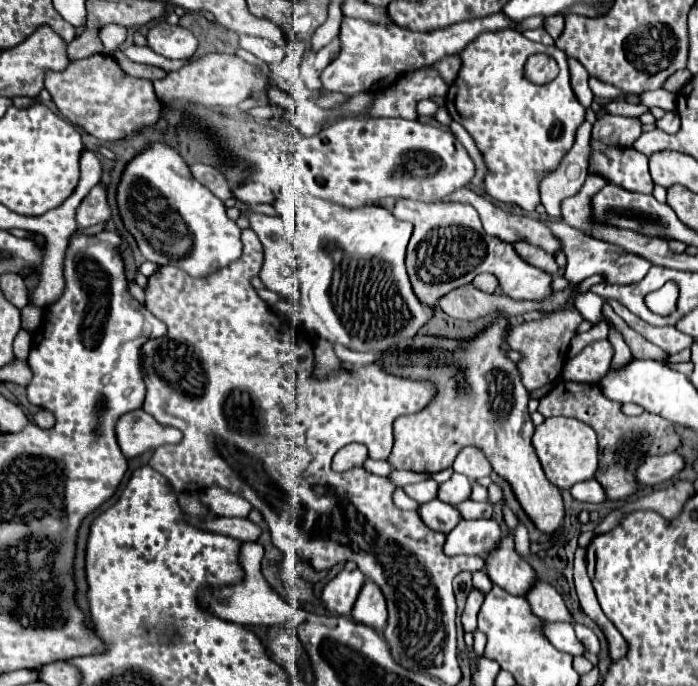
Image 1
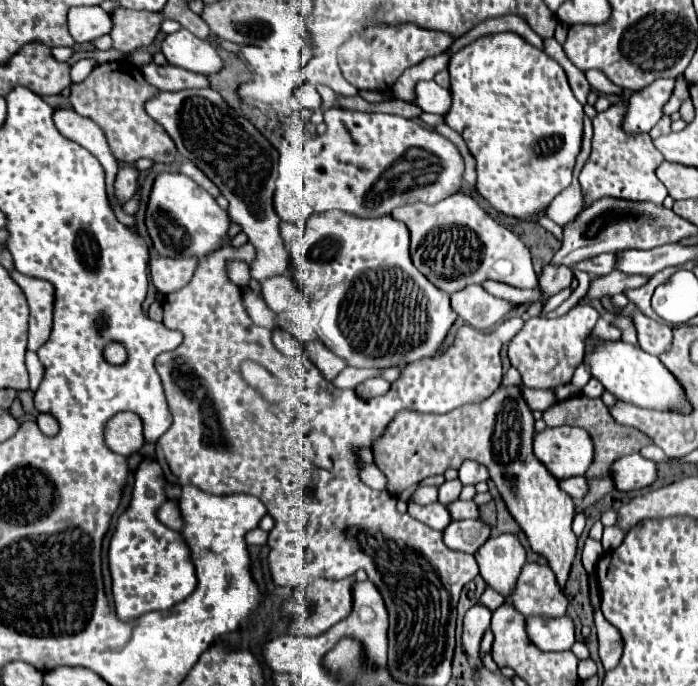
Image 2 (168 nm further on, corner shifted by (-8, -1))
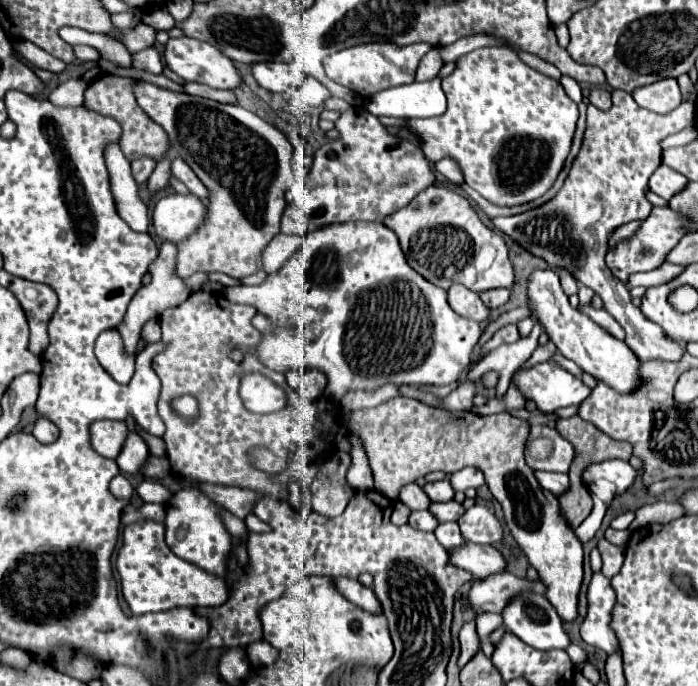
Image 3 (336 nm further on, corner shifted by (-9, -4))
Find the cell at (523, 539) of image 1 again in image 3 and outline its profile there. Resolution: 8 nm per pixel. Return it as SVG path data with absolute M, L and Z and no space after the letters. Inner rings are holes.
M503 571L503 573L489 575L485 579L475 579L471 583L467 601L475 615L499 613L499 611L503 611L503 603L507 603L507 597L511 599L511 595L515 595L515 591L523 591L523 589L533 589L533 591L545 593L545 585L541 581L519 579L519 577Z

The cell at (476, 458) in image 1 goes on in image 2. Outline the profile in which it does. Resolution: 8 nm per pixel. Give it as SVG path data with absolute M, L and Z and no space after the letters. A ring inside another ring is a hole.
M466 460L462 466L460 466L460 482L462 484L478 484L478 482L484 482L488 480L488 468L482 466L480 462L474 462L474 460Z

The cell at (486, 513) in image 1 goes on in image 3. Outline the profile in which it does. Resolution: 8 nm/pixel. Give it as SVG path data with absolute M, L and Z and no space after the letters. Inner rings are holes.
M447 501L447 503L431 503L429 511L435 515L437 521L445 523L445 521L457 521L459 515L463 515L463 505L455 503L455 501Z

